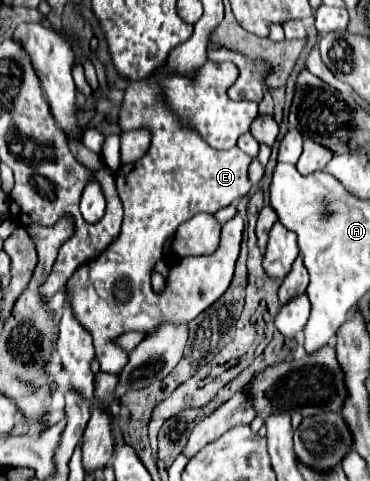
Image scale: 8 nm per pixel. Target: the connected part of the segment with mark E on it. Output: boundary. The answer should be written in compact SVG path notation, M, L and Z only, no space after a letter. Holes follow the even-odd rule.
M156 81L128 85L118 125L122 133L136 129L150 131L150 149L138 161L122 165L116 173L116 187L124 205L124 223L118 239L110 243L98 259L78 267L80 279L76 269L64 285L76 321L86 327L94 339L100 363L126 361L126 351L112 343L116 335L128 331L152 335L162 323L186 325L226 291L240 253L244 219L236 215L226 221L220 231L220 223L208 213L230 205L252 187L246 175L252 159L238 147L230 151L210 149L196 131L182 129L166 109ZM170 235L174 235L172 251L178 263L168 269L164 291L156 293L150 285L150 269L154 269L154 261L162 257L162 245Z

